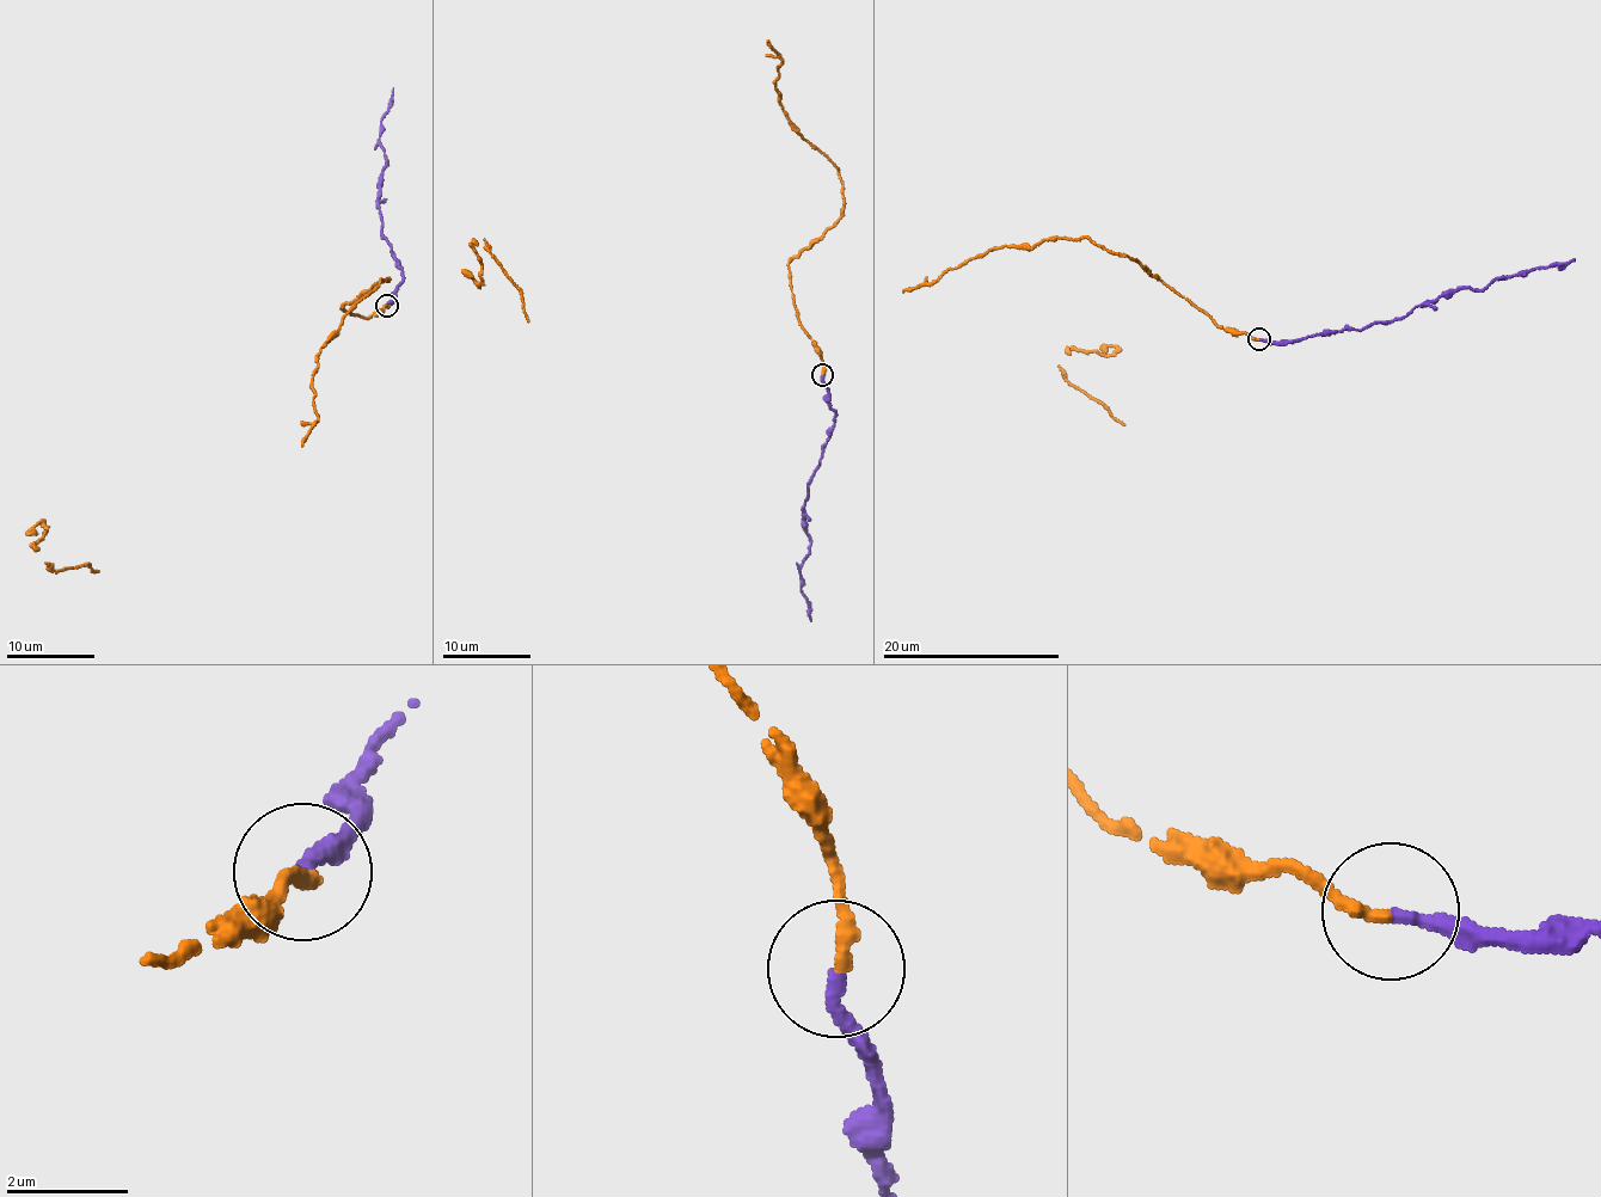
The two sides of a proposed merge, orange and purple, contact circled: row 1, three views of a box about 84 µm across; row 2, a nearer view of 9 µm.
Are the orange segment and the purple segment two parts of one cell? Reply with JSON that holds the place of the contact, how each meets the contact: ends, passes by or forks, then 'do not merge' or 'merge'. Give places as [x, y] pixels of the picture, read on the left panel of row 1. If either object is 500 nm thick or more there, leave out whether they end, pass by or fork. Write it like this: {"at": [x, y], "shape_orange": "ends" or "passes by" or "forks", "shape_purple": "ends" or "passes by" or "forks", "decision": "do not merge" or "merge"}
{"at": [386, 305], "shape_orange": "ends", "shape_purple": "ends", "decision": "merge"}

